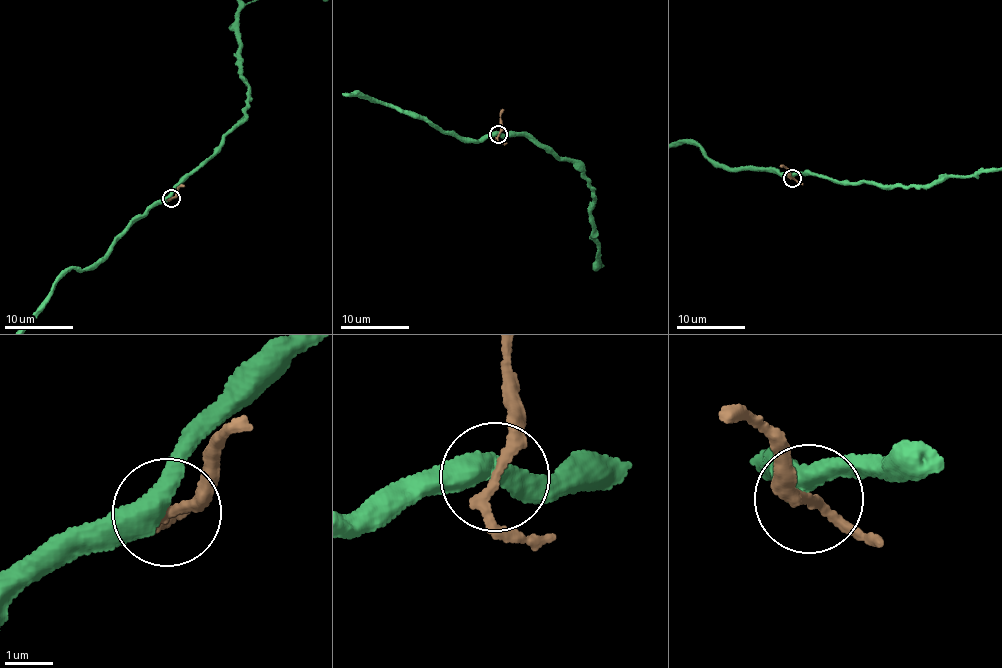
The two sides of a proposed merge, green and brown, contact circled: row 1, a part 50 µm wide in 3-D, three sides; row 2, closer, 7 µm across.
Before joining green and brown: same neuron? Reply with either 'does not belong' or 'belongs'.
does not belong

